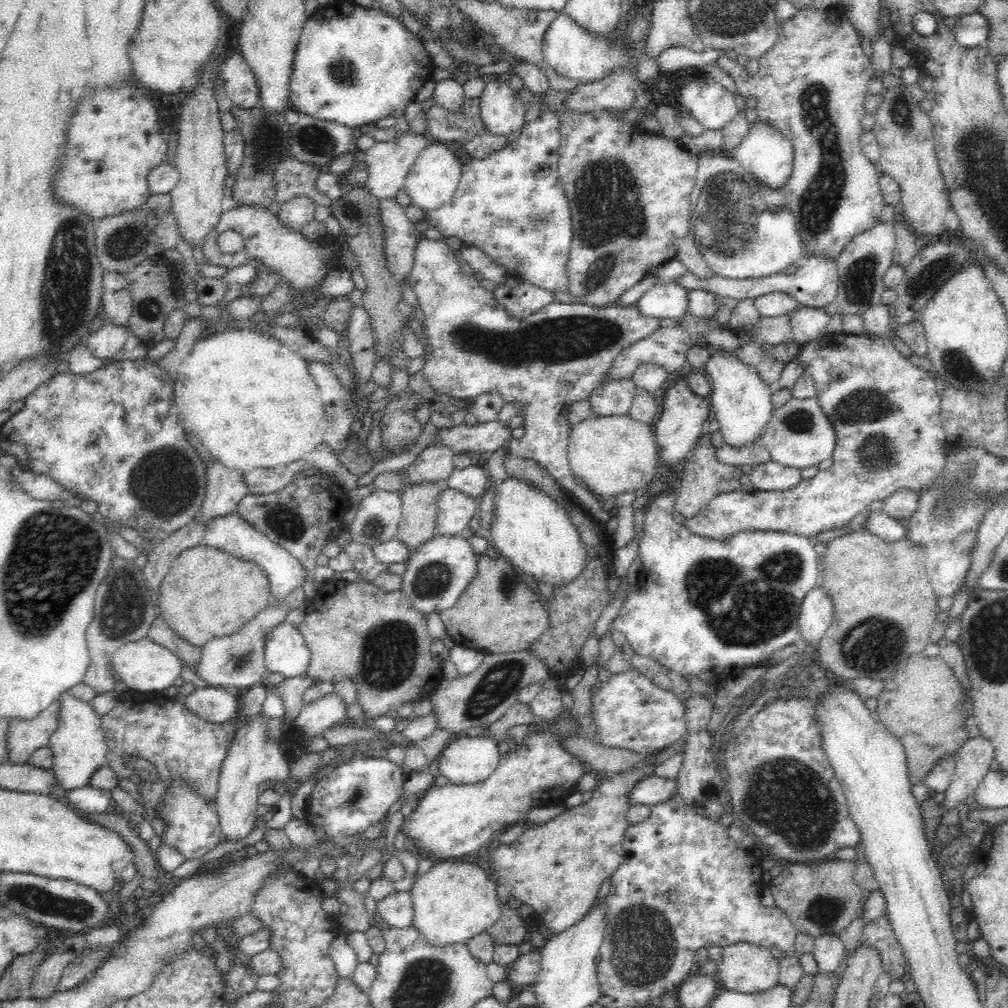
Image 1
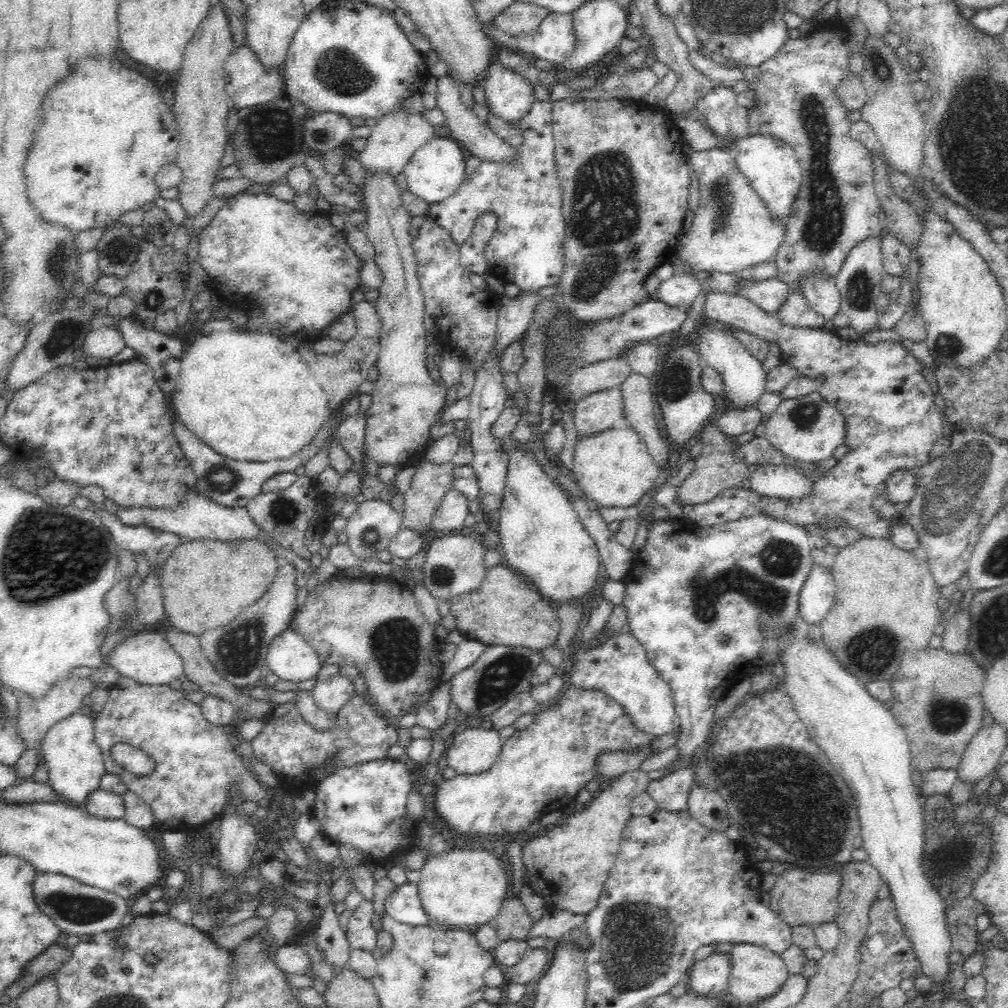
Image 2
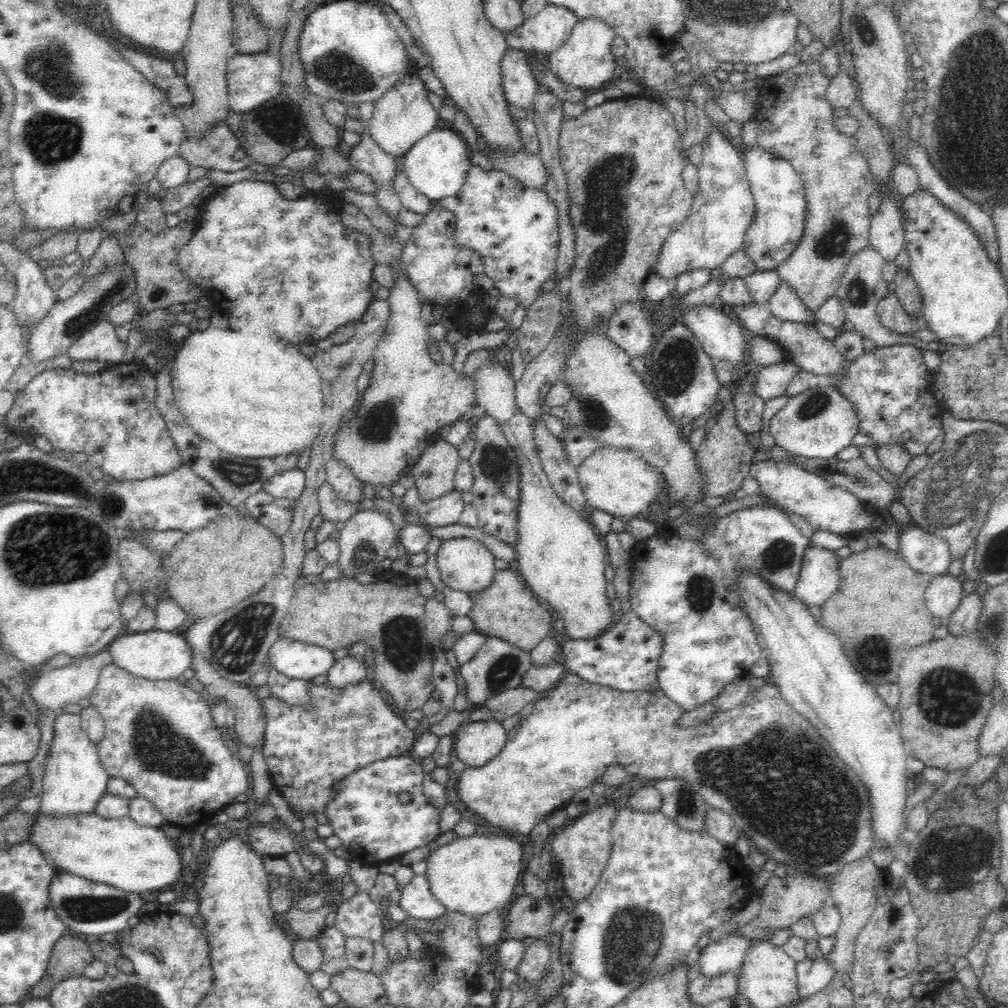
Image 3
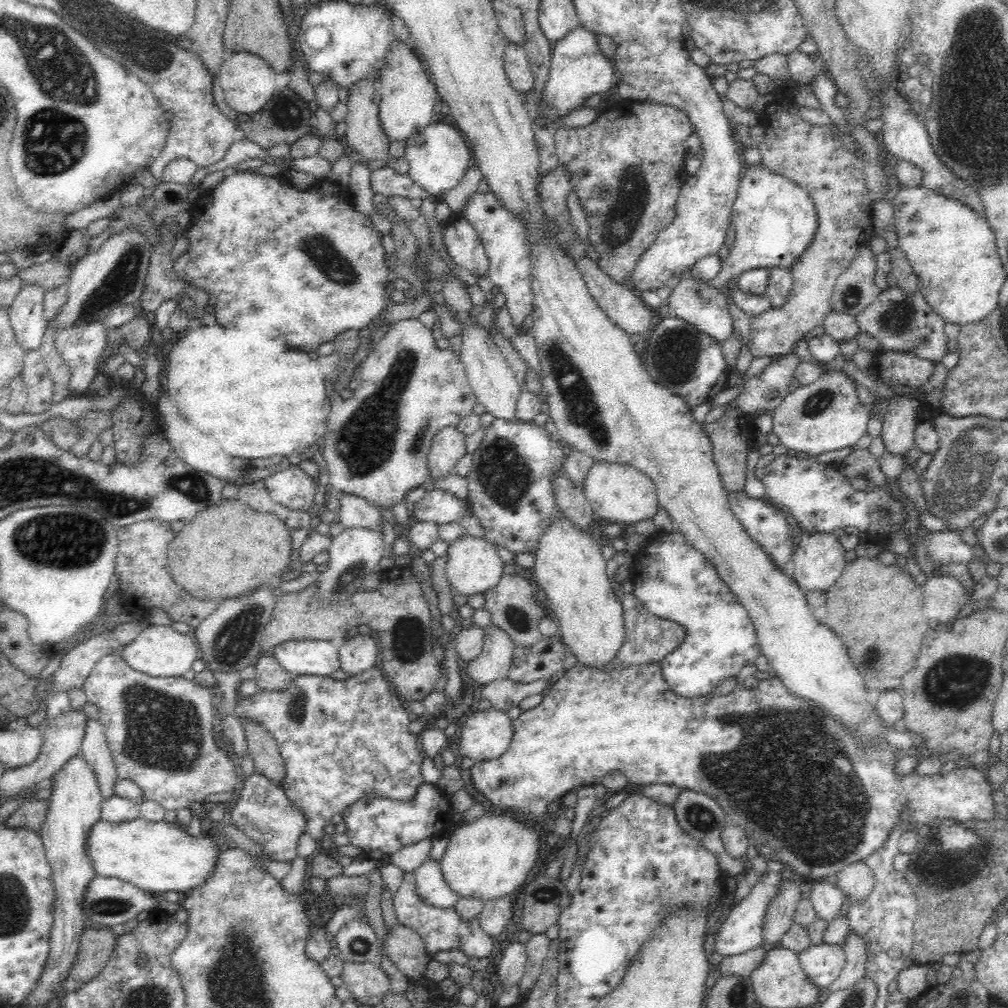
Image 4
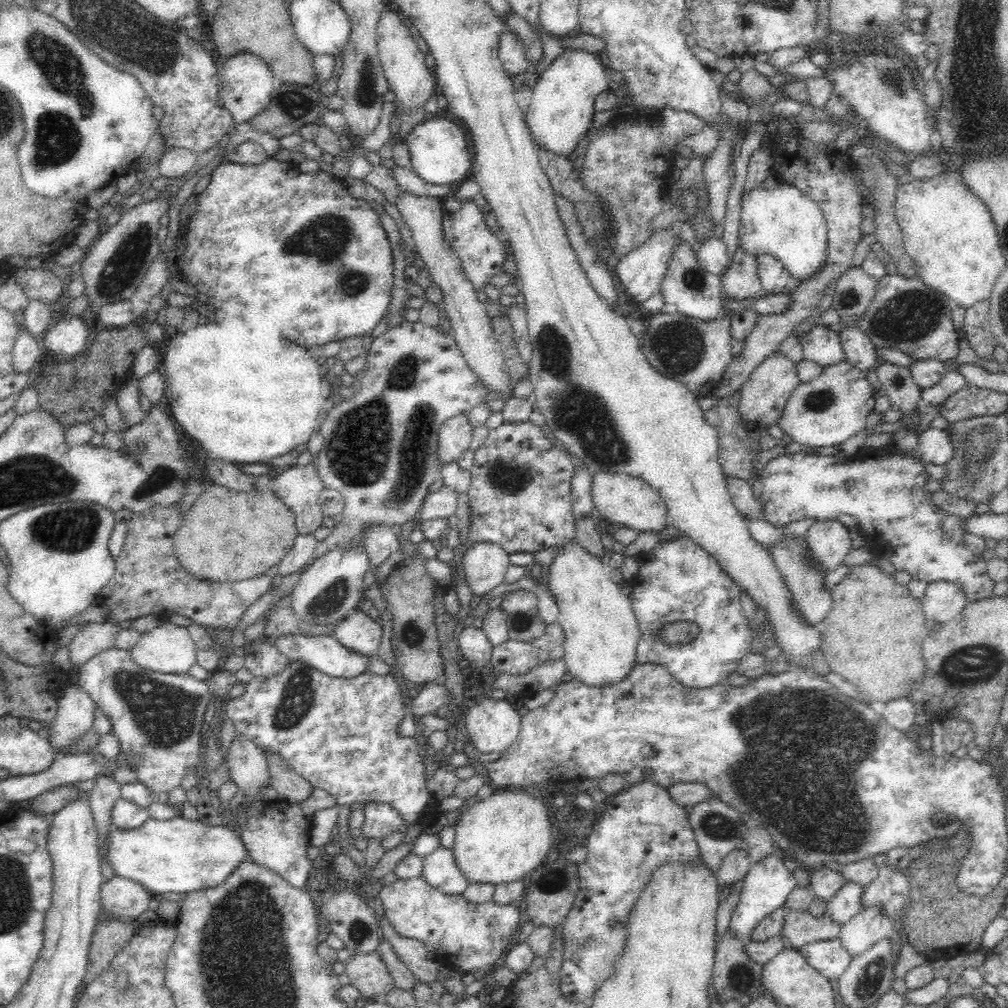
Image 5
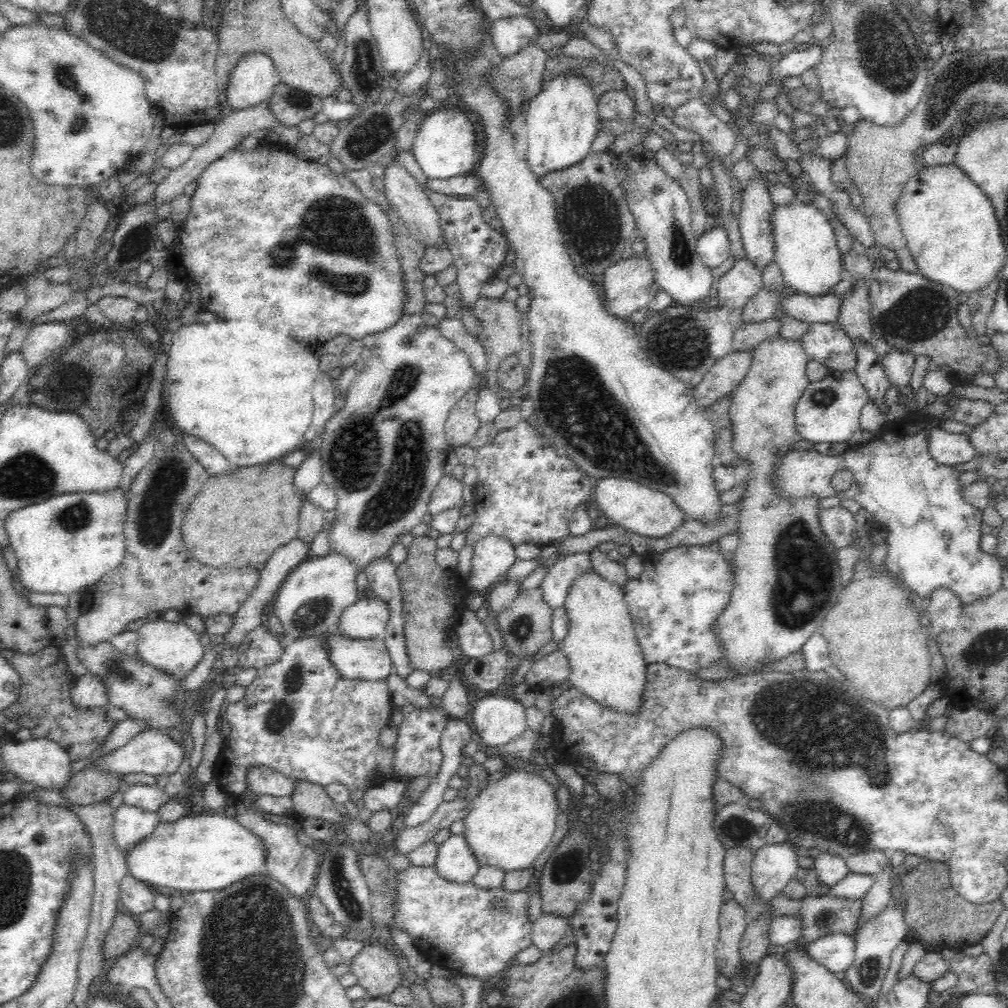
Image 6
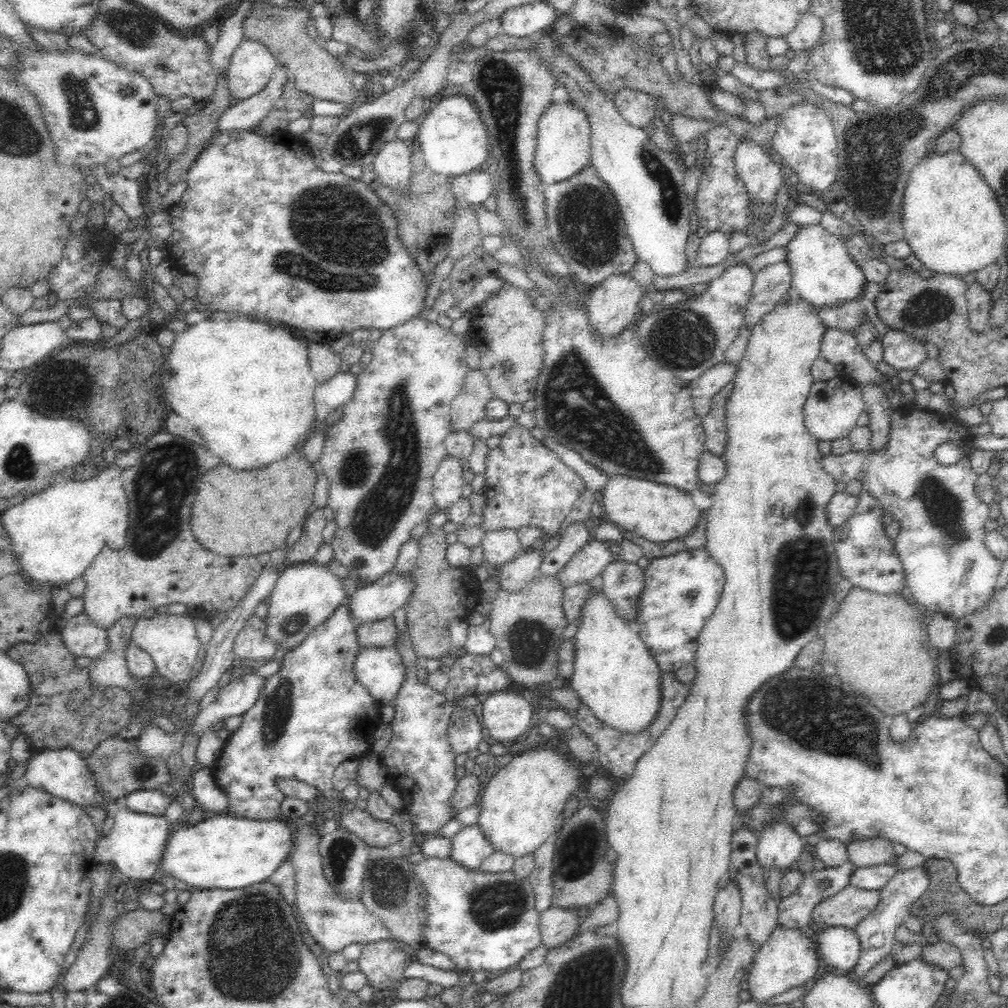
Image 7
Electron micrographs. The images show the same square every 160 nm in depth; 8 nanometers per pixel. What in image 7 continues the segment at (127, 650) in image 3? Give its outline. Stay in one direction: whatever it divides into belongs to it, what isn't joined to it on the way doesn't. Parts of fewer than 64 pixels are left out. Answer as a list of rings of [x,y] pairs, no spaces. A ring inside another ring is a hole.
[[[167,612],[160,615],[150,613],[138,618],[134,625],[131,641],[150,655],[158,674],[166,676],[172,684],[189,683],[194,678],[194,662],[198,658],[198,648],[202,643],[196,635],[193,619],[190,612]]]

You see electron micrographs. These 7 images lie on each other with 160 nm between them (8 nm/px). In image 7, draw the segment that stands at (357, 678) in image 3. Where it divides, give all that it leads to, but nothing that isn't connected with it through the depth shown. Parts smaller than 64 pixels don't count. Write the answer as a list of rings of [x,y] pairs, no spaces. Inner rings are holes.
[[[394,571],[387,572],[371,584],[362,584],[346,600],[350,618],[354,625],[373,623],[392,617],[414,590],[412,575],[398,575]]]

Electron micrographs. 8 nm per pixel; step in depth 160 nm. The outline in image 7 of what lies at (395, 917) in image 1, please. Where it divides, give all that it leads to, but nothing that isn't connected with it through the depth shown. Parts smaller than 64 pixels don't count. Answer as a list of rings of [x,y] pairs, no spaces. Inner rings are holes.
[[[478,825],[462,827],[450,840],[448,857],[454,863],[475,871],[482,861],[494,852],[490,841],[482,835]]]

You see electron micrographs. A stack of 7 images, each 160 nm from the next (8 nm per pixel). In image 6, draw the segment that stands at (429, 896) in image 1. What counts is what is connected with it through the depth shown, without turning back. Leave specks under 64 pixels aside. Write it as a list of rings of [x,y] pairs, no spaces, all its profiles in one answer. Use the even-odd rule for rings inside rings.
[[[540,767],[534,771],[514,770],[505,774],[498,782],[490,784],[481,790],[474,798],[470,798],[470,810],[462,818],[464,828],[462,835],[472,851],[472,856],[478,861],[480,867],[494,867],[500,871],[510,872],[530,869],[537,862],[537,858],[550,844],[556,830],[556,816],[558,816],[558,803],[552,786],[542,778]]]

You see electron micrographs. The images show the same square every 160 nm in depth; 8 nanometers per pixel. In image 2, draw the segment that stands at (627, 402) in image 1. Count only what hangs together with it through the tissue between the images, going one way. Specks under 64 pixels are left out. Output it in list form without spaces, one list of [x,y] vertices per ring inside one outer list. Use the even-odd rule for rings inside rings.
[[[620,387],[594,392],[576,401],[574,421],[578,437],[596,435],[604,430],[625,425]]]

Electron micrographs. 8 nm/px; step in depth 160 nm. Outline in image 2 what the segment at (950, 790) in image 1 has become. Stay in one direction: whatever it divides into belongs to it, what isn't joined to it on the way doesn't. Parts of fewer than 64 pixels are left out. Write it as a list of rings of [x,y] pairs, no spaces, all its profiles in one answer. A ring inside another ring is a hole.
[[[998,723],[982,727],[964,748],[962,760],[955,769],[957,779],[974,785],[1000,766],[999,758],[1006,748],[1006,729]]]

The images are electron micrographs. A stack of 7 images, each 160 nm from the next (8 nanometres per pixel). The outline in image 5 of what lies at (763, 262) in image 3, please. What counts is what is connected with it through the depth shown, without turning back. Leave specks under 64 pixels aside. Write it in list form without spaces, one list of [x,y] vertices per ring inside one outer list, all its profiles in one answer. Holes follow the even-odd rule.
[[[781,181],[774,188],[758,184],[740,194],[738,225],[739,252],[748,255],[772,255],[798,281],[812,276],[826,260],[827,222],[820,208],[801,190]]]

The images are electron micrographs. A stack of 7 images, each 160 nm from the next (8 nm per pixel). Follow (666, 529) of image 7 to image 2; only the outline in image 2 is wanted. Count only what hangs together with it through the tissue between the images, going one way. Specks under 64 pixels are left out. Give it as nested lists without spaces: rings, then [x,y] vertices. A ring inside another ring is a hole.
[[[627,425],[613,427],[596,435],[578,437],[573,457],[574,468],[569,477],[574,487],[581,490],[586,499],[595,500],[600,506],[628,508],[636,504],[653,488],[659,474],[663,472],[652,459],[642,437]]]

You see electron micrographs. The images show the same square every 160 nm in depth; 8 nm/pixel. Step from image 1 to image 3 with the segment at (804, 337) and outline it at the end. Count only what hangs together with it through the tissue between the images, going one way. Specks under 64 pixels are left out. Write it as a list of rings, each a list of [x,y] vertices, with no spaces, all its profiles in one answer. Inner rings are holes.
[[[780,283],[766,303],[772,314],[780,320],[815,324],[814,310],[810,310],[788,283]]]

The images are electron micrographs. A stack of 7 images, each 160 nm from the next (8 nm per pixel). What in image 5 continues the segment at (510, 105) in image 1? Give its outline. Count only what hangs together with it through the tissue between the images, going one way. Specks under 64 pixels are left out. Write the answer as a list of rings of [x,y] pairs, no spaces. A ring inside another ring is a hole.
[[[505,29],[501,34],[499,58],[503,63],[503,70],[510,77],[526,74],[533,67],[533,64],[528,60],[524,45],[522,45],[518,36],[508,29]]]

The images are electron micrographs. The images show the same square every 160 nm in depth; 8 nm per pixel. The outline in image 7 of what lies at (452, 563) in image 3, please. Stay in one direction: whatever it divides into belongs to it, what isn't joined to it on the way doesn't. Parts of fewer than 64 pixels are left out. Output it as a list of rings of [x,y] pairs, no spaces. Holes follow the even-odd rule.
[[[512,529],[486,531],[480,545],[483,560],[497,567],[516,559],[523,551],[518,532]]]

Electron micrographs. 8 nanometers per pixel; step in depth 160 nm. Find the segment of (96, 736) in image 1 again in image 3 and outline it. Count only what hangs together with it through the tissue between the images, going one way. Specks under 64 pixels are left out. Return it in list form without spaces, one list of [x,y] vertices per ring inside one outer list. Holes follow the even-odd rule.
[[[58,712],[54,718],[54,738],[45,760],[43,791],[39,812],[42,814],[86,814],[94,811],[94,806],[107,792],[111,777],[100,762],[96,745],[82,730],[81,716]]]

